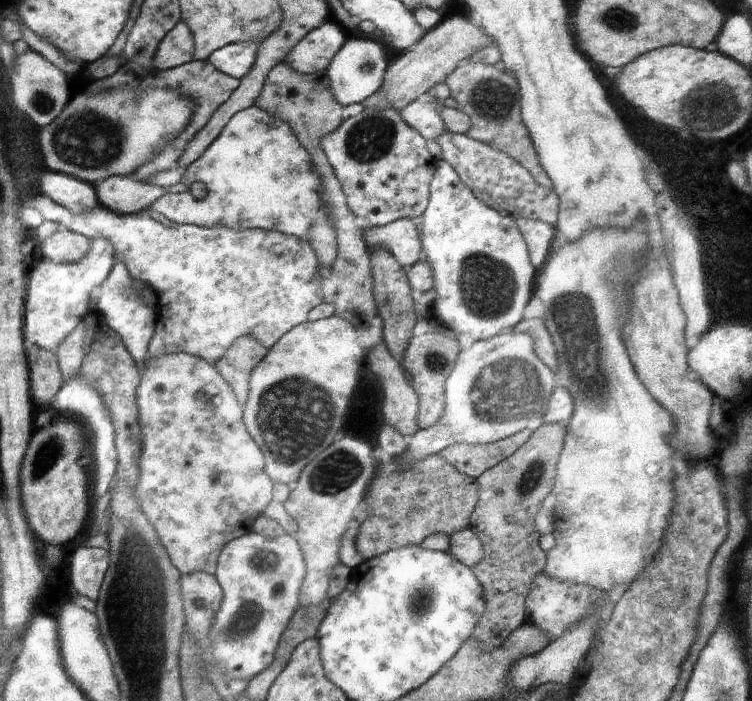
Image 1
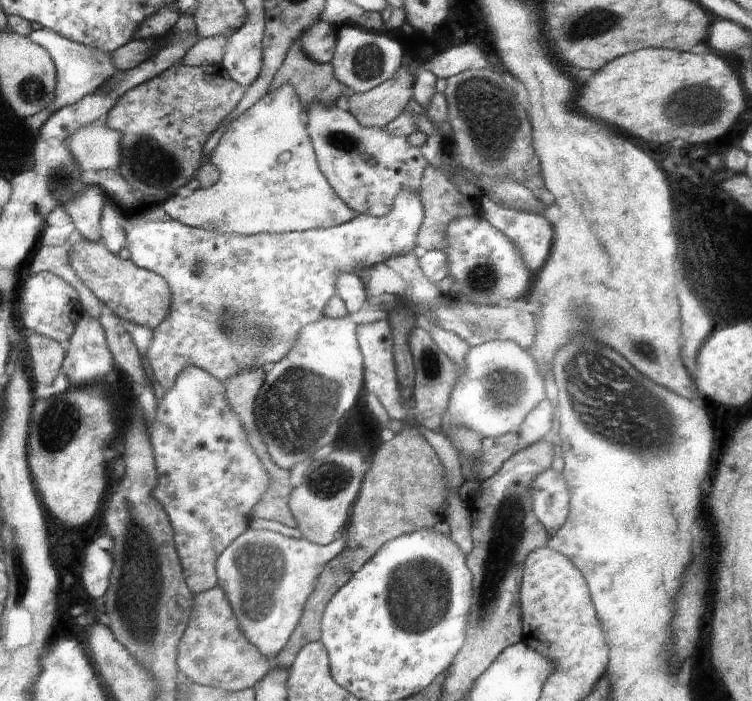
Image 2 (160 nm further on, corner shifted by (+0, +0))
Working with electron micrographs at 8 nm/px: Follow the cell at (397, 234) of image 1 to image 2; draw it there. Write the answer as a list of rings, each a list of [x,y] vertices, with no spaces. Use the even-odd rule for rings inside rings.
[[[404,190],[386,218],[359,214],[338,226],[282,234],[236,236],[192,227],[173,219],[144,222],[140,212],[129,214],[124,234],[130,262],[158,274],[170,288],[168,318],[153,329],[154,338],[148,348],[148,362],[154,380],[164,389],[172,388],[178,374],[184,373],[188,366],[196,366],[225,385],[240,370],[256,366],[266,369],[278,362],[292,348],[300,326],[316,323],[324,317],[324,306],[335,295],[336,282],[342,272],[362,275],[371,266],[414,251],[424,220],[420,192]]]

